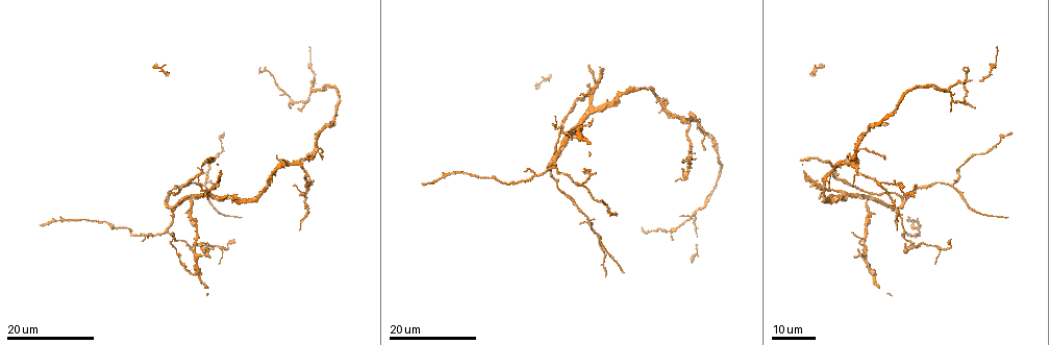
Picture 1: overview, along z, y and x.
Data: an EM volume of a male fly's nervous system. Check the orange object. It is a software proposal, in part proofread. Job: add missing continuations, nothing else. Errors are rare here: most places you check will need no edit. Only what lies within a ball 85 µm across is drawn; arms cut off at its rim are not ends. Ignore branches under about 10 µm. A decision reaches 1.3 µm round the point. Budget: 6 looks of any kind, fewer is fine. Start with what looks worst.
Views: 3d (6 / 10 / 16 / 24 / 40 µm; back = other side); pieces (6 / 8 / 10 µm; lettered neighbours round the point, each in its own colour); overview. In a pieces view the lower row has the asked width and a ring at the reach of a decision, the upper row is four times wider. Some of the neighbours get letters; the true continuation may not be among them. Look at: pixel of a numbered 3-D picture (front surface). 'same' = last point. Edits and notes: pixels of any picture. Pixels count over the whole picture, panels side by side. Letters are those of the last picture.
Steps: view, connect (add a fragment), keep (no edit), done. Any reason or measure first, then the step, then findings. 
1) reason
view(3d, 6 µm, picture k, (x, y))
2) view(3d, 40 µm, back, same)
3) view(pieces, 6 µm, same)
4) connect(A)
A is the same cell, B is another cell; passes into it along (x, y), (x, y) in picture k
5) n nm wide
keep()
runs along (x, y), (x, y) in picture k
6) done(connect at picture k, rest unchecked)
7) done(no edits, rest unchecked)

long arm stops here
view(3d, 16 µm, picture 1, (607, 275))

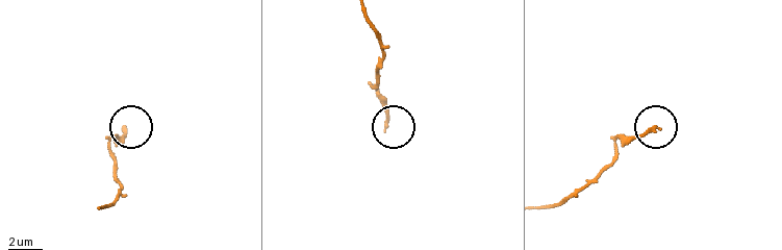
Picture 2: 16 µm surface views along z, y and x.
view(pieces, 10 µm, picture 2, (122, 128))

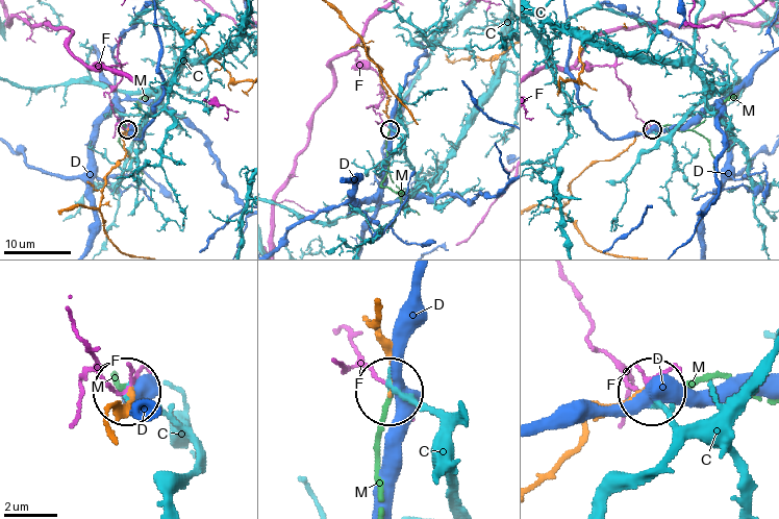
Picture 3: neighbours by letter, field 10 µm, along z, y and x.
connect(M)
M is the same cell, C, D and F are other cells; passes into it along (634, 139), (664, 125), (692, 130), (729, 97), (736, 95) in picture 3; it goes on there

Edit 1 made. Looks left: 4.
free end
view(3d, 24 µm, picture 1, (232, 242))

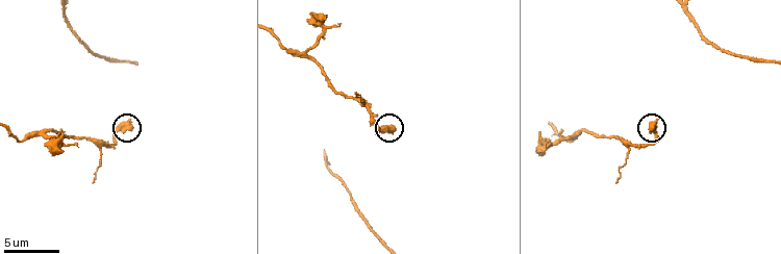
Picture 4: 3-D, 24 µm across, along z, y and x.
view(pieces, 6 µm, picture 4, (128, 122))

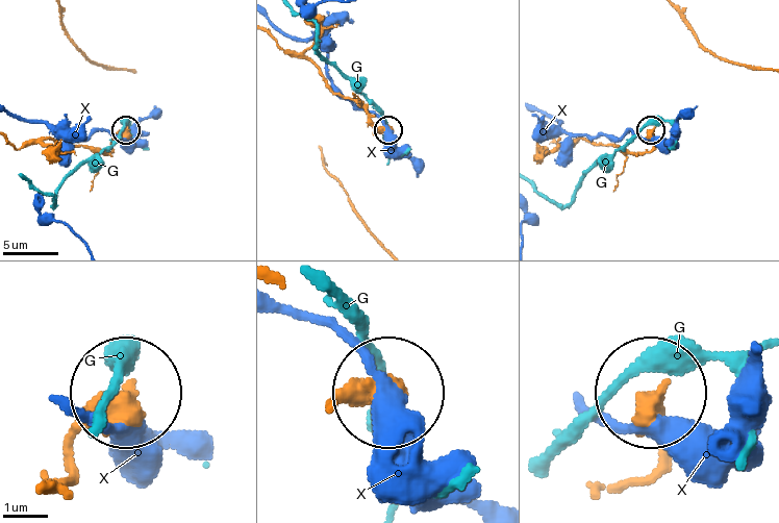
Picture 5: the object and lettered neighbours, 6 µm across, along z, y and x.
380 nm wide
keep()
G and X are other cells; runs along (331, 403), (383, 396) in picture 5; none of them fits

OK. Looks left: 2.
done(connect at picture 3, rest unchecked)

